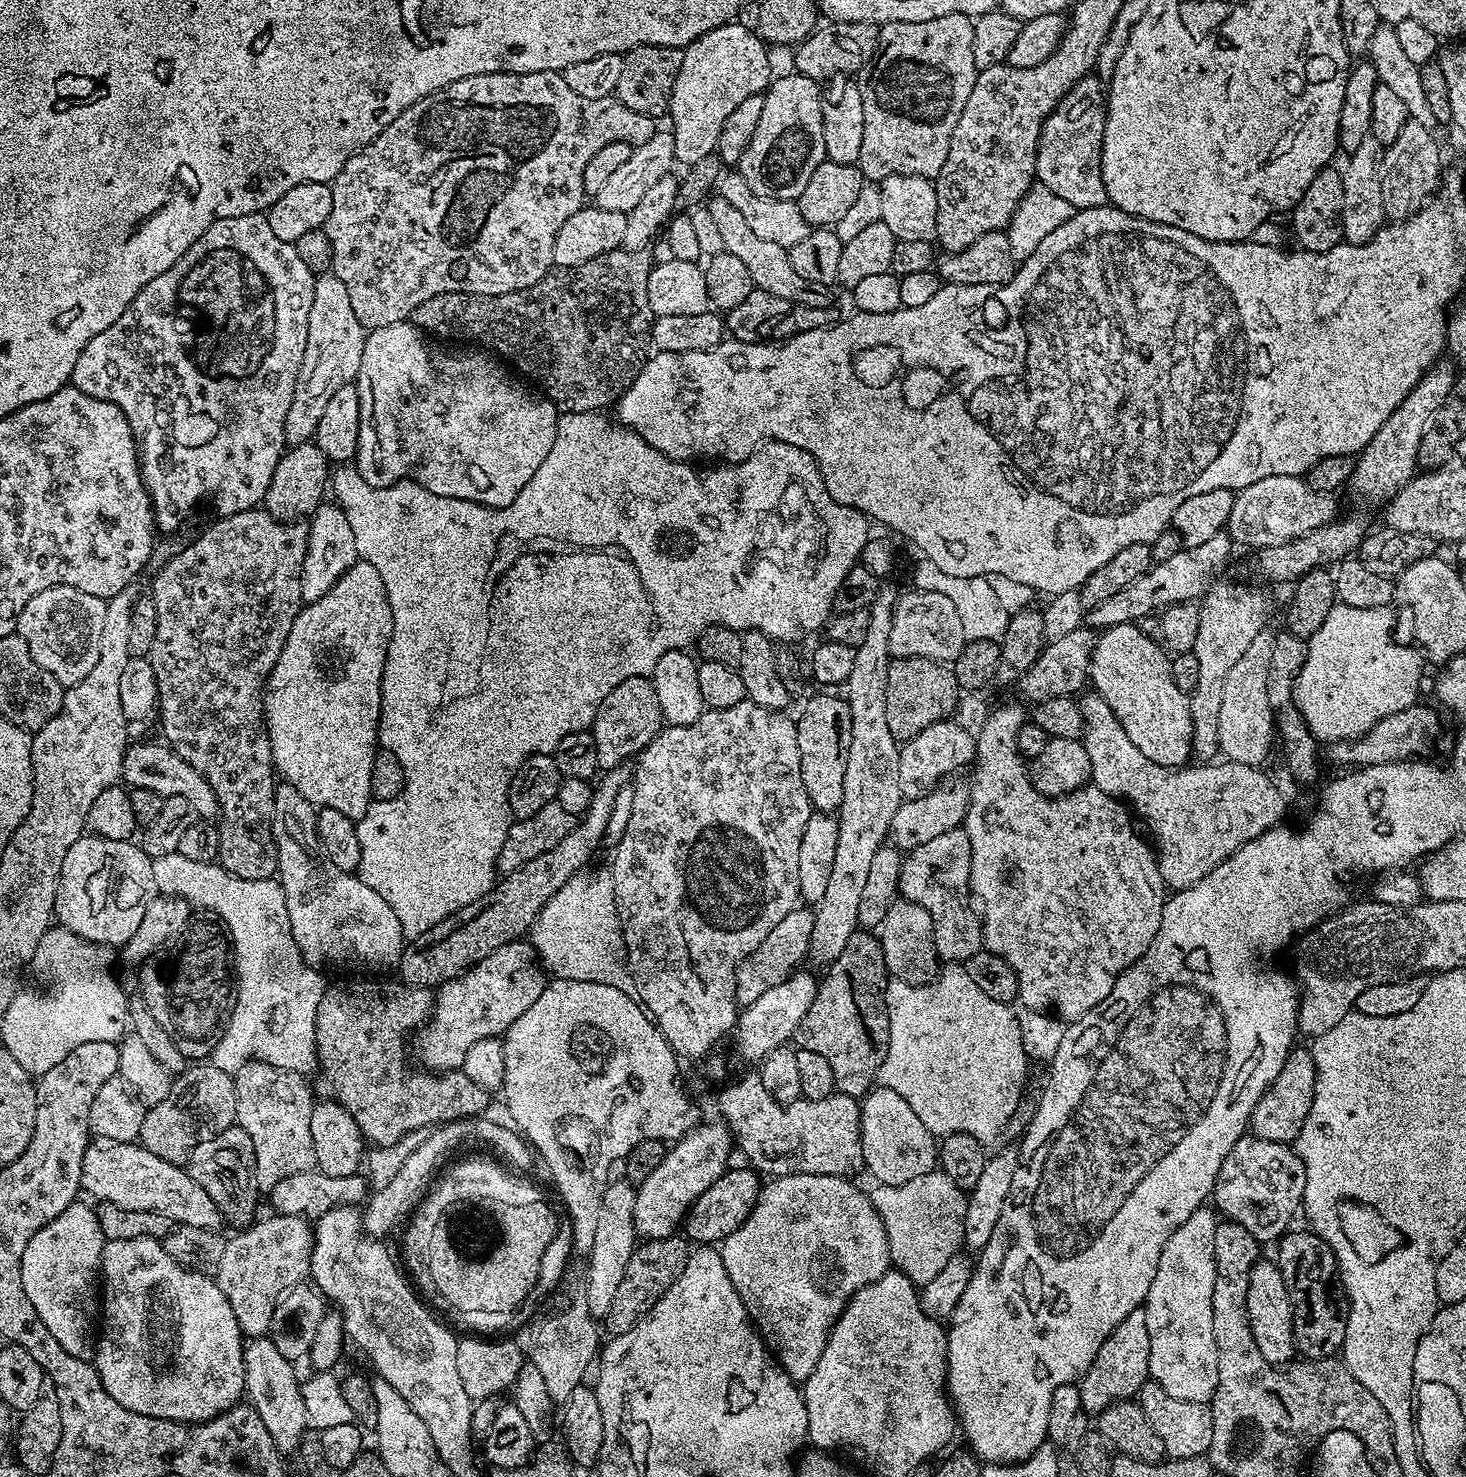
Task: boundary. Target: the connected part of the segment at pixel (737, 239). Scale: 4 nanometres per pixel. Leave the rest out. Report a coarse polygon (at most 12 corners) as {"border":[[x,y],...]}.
{"border":[[730,202],[706,207],[724,251],[755,287],[787,304],[829,307],[829,285],[798,278]]}

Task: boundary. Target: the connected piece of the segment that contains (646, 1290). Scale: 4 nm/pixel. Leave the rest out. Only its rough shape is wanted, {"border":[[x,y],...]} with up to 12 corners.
{"border":[[680,1234],[637,1243],[610,1310],[609,1337],[626,1334],[682,1274]]}

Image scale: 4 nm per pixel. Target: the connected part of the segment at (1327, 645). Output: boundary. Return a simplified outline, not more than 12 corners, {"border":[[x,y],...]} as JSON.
{"border":[[1337,602],[1294,703],[1317,741],[1417,703],[1426,660],[1388,608]]}

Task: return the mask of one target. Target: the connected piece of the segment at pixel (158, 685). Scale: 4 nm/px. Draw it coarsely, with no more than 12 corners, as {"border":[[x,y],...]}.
{"border":[[220,516],[155,569],[163,743],[218,863],[277,875],[264,685],[303,519]]}

